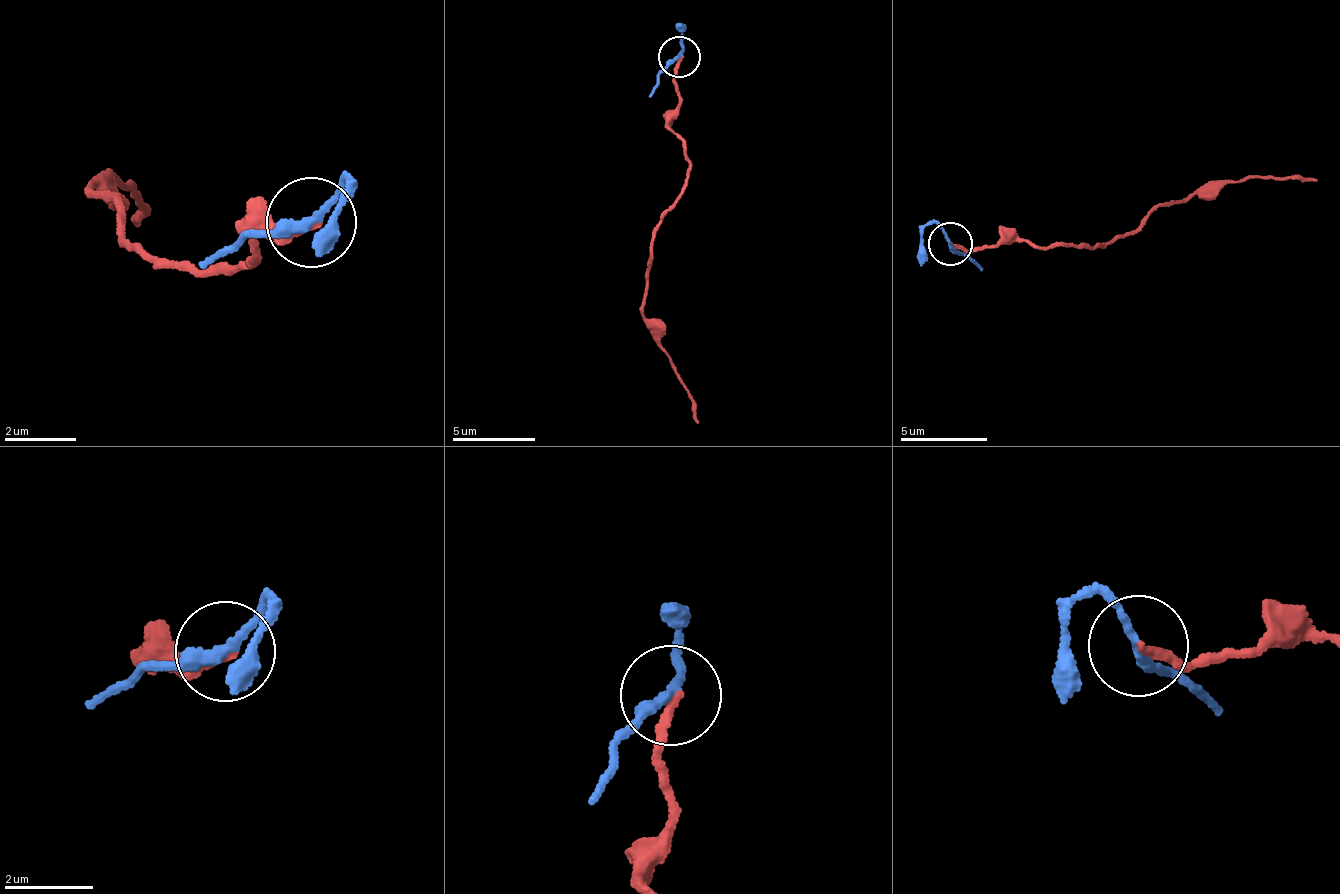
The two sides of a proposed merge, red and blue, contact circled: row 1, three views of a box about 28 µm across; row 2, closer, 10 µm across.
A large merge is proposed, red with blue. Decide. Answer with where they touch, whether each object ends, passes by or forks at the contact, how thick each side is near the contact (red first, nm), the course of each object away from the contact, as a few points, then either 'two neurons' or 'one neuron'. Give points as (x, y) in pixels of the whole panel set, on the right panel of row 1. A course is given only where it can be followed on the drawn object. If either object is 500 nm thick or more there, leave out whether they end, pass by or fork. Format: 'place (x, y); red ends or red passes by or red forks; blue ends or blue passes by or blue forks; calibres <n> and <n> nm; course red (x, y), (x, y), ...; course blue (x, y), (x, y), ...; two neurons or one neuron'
place (950, 243); red ends; blue passes by; calibres 180 and 220 nm; course red (949, 244), (975, 248), (1011, 239), (1093, 247), (1251, 175), (1317, 179); course blue (949, 244), (928, 223), (922, 265); two neurons

